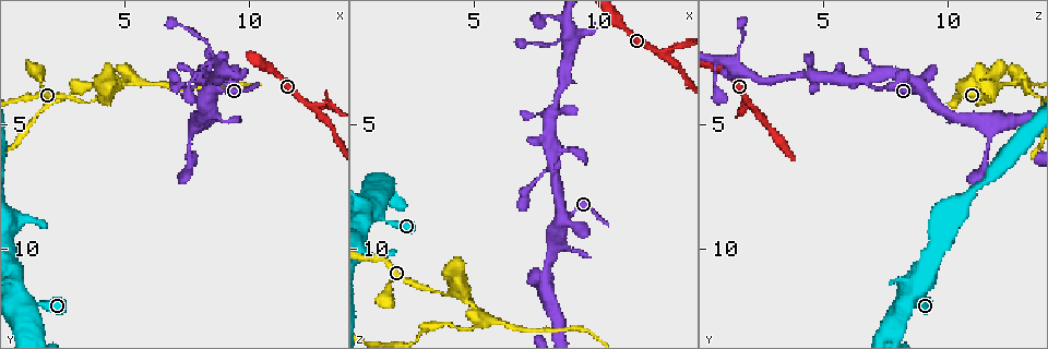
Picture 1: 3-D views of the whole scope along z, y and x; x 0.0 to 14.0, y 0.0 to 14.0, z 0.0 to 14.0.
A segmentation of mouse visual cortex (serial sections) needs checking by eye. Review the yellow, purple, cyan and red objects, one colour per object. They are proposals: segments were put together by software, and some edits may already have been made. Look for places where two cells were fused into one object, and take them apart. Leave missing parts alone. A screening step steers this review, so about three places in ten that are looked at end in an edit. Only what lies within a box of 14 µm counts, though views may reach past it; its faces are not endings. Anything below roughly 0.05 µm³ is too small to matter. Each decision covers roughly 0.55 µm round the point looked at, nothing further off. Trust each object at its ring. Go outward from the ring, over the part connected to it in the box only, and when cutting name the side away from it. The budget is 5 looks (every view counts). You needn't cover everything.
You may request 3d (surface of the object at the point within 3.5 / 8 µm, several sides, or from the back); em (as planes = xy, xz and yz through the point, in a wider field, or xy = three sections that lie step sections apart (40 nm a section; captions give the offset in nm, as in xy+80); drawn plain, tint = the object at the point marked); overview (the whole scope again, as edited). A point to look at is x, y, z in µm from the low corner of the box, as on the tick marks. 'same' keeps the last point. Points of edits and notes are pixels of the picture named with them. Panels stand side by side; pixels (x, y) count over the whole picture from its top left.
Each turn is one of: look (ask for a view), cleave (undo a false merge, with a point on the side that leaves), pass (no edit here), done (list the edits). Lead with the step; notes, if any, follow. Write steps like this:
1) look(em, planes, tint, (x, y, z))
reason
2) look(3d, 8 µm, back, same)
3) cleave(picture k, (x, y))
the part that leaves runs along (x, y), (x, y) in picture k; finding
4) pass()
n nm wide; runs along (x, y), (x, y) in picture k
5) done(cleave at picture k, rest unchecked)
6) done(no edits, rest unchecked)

look(3d, 3.5 µm, (5.3, 3.2, 12.7))
narrows sharply

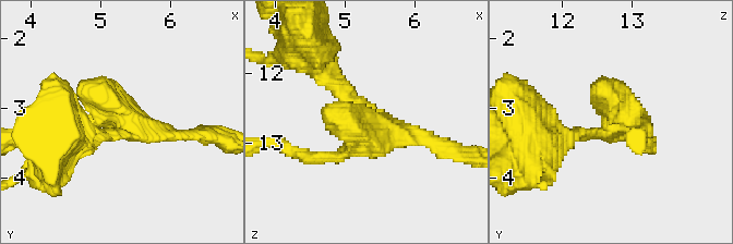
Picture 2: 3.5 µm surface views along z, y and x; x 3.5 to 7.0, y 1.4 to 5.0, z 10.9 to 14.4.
look(em, planes, tint, (5.35, 3.25, 12.75))

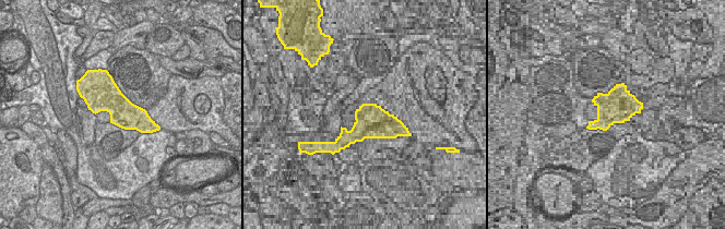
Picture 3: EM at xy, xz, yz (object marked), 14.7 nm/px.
pass()
400 nm wide; runs along (566, 137), (619, 118), (647, 127) in picture 2; all the same cell

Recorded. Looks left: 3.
look(3d, 3.5 µm, (2.8, 3.8, 13.3))
sudden change in width

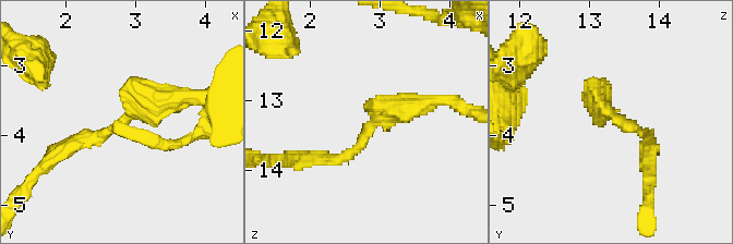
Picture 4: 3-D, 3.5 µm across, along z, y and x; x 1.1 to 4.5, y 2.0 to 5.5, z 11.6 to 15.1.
look(em, xy, step 5, tint, (2.90, 3.75, 13.35))

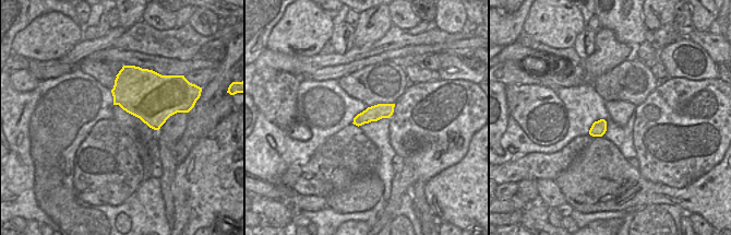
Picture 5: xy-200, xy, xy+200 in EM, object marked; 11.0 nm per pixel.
look(em, xy, step 1, tint, same)
another direction

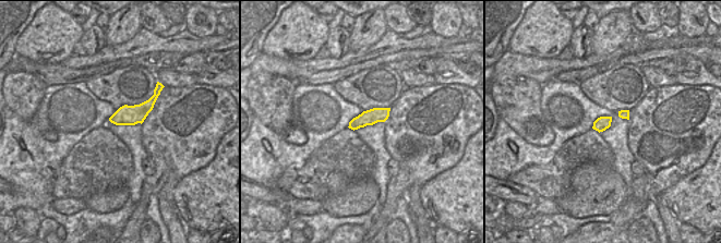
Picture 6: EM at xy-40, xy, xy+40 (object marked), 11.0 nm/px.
pass()
runs along (437, 102), (394, 110), (353, 153), (323, 158) in picture 4; one cell here

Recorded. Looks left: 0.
done(no edits, rest unchecked)

